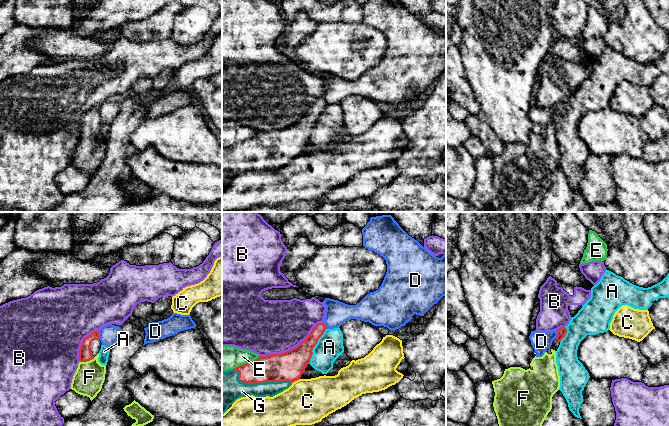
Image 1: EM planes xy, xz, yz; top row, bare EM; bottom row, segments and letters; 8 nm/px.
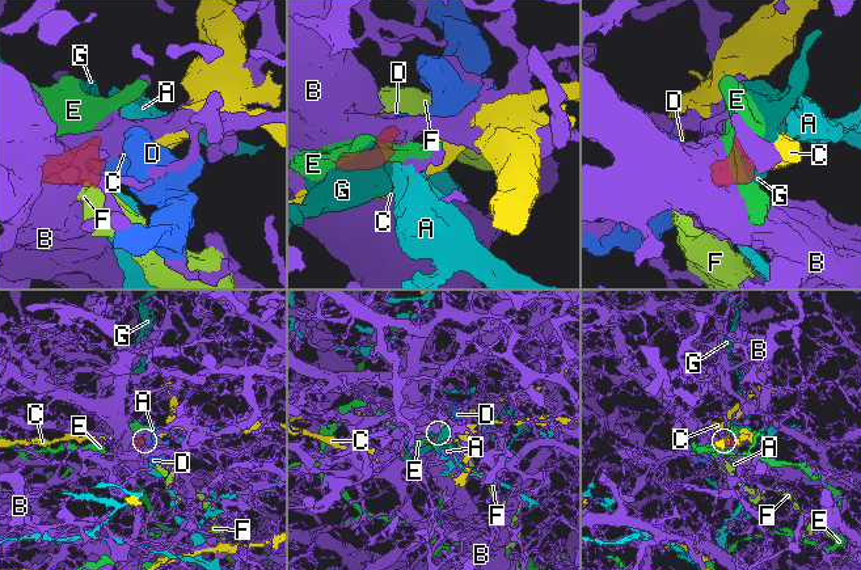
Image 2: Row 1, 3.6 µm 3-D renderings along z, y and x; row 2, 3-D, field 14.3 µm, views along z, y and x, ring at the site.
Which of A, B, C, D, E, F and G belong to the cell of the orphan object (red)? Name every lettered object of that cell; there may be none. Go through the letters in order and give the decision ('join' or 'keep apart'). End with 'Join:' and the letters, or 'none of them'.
A: keep apart
B: keep apart
C: keep apart
D: keep apart
E: keep apart
F: join
G: join
Join: F, G

